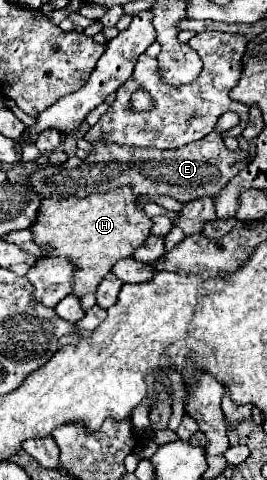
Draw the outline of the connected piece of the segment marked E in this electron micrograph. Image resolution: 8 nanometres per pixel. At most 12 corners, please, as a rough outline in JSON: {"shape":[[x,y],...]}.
{"shape":[[221,133],[178,149],[92,143],[40,167],[32,189],[84,197],[130,185],[180,203],[218,195],[248,163]]}

